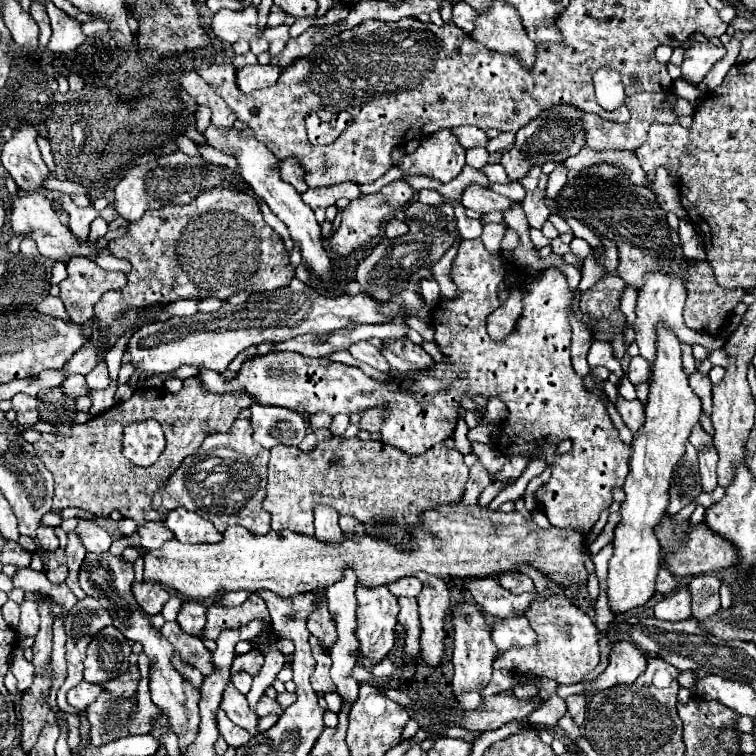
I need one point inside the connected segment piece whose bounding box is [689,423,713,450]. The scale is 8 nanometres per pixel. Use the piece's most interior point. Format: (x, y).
(699, 438)

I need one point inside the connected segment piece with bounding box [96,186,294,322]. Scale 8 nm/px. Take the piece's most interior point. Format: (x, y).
(218, 245)

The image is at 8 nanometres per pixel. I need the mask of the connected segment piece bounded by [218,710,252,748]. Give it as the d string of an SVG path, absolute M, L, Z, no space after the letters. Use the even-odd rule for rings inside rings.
M218 710L218 726L220 726L220 734L222 738L232 746L232 748L240 748L242 744L246 744L252 736L248 730L236 726L234 722L228 720L228 716L224 714L224 710Z

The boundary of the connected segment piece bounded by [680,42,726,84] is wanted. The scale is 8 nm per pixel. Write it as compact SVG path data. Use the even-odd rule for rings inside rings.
M696 44L696 46L690 46L684 54L684 62L682 62L682 78L686 82L692 82L692 84L700 84L702 78L708 74L708 70L712 68L714 62L718 62L722 56L724 56L724 48L716 48L712 44Z

